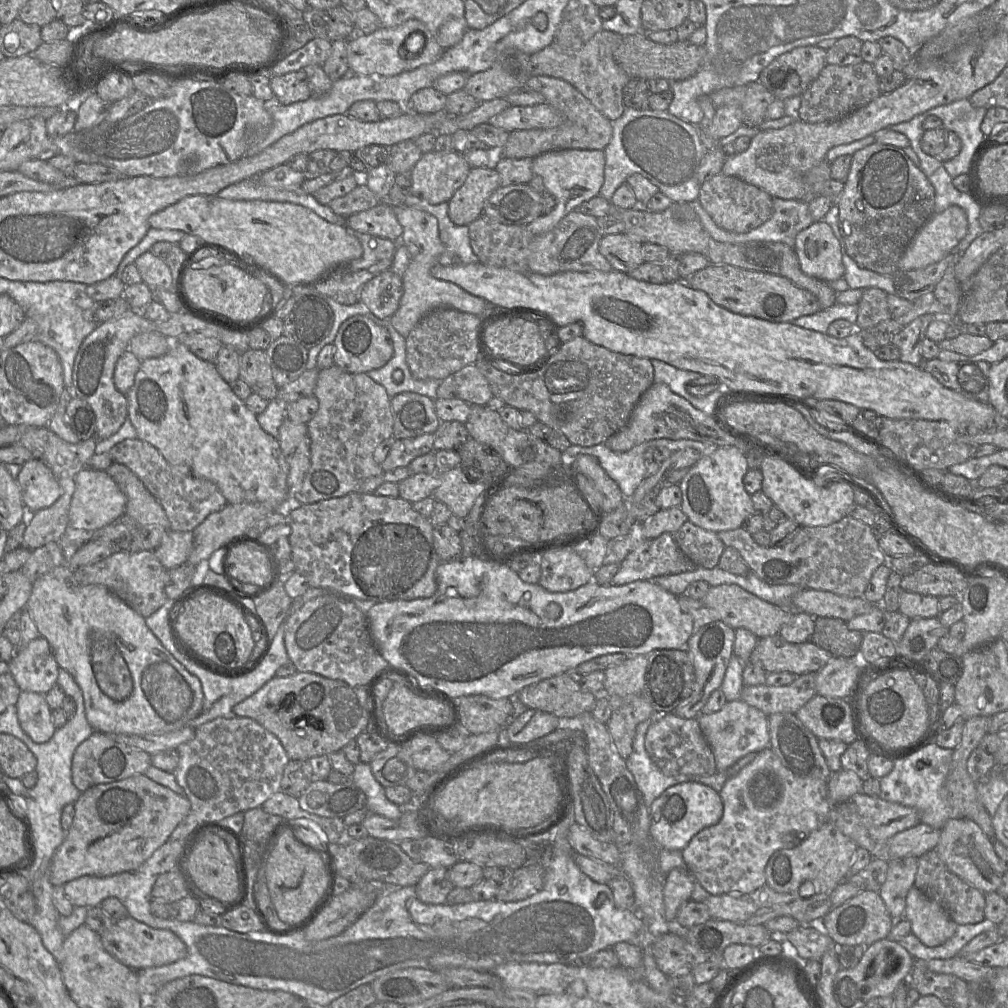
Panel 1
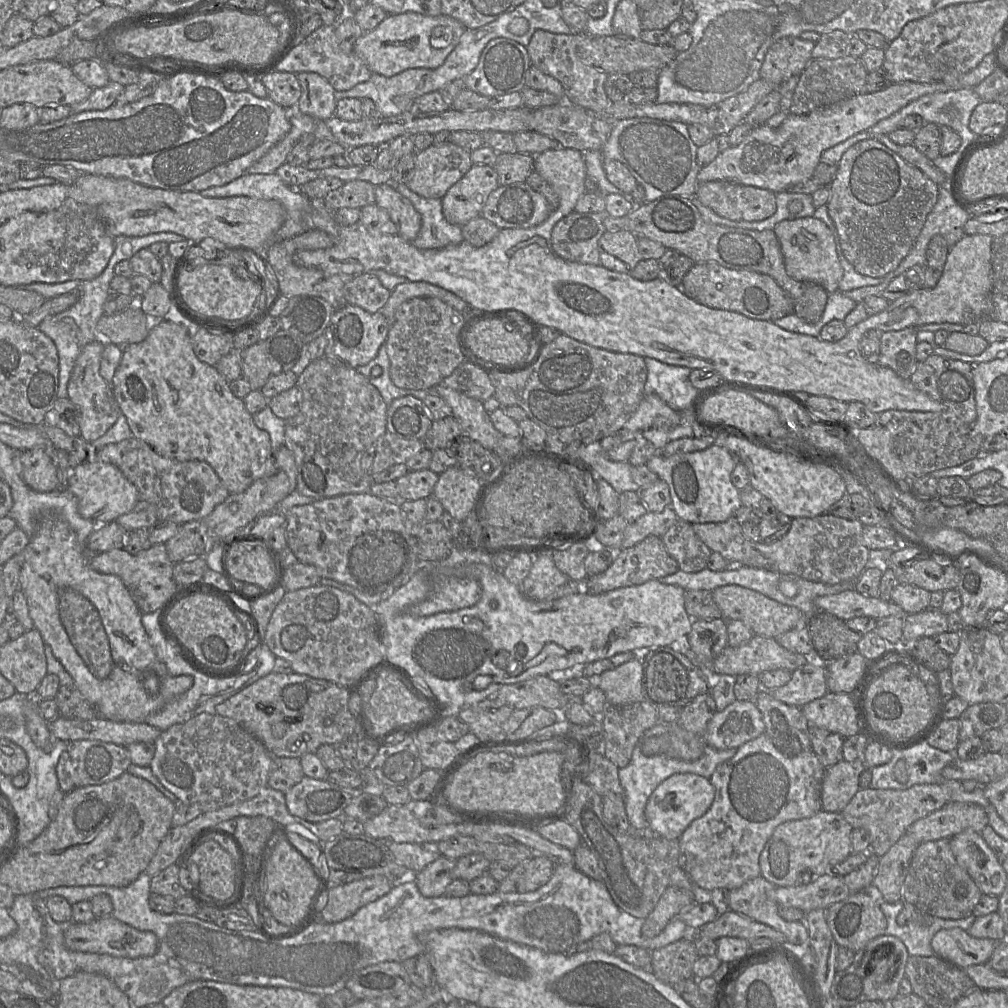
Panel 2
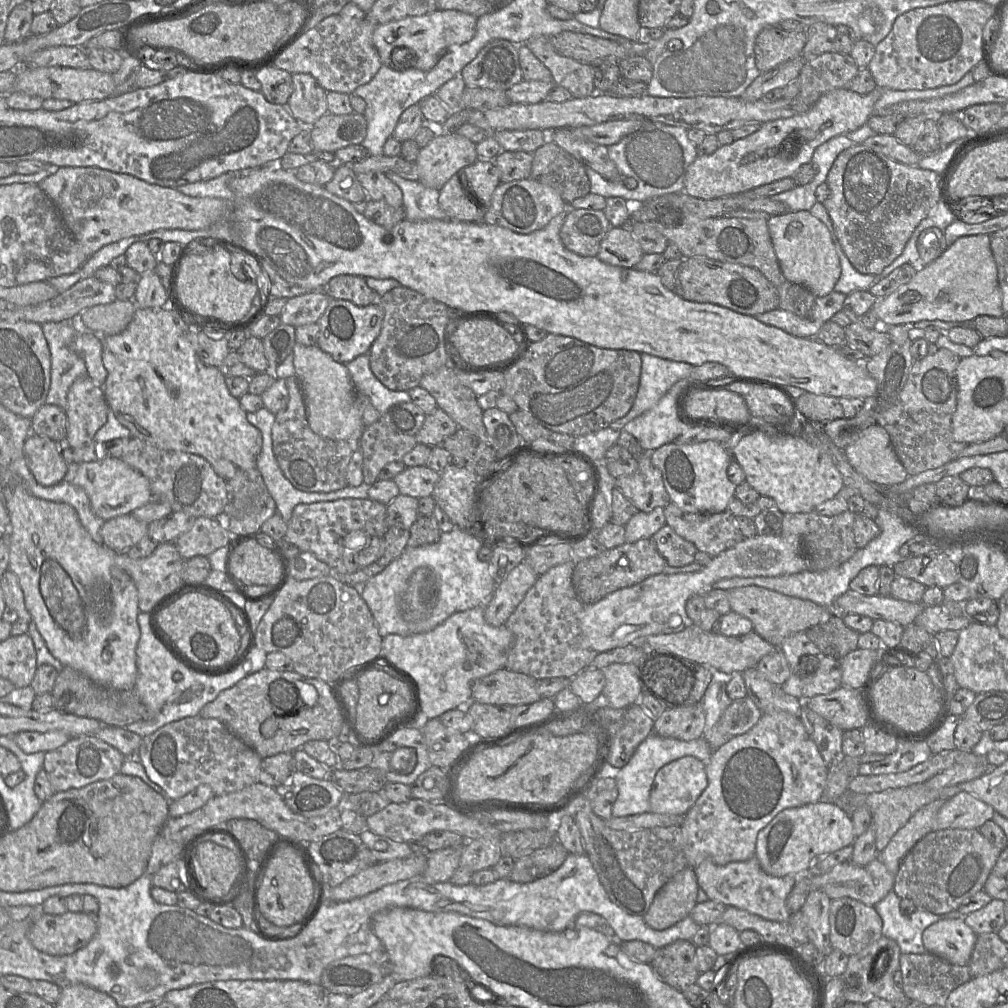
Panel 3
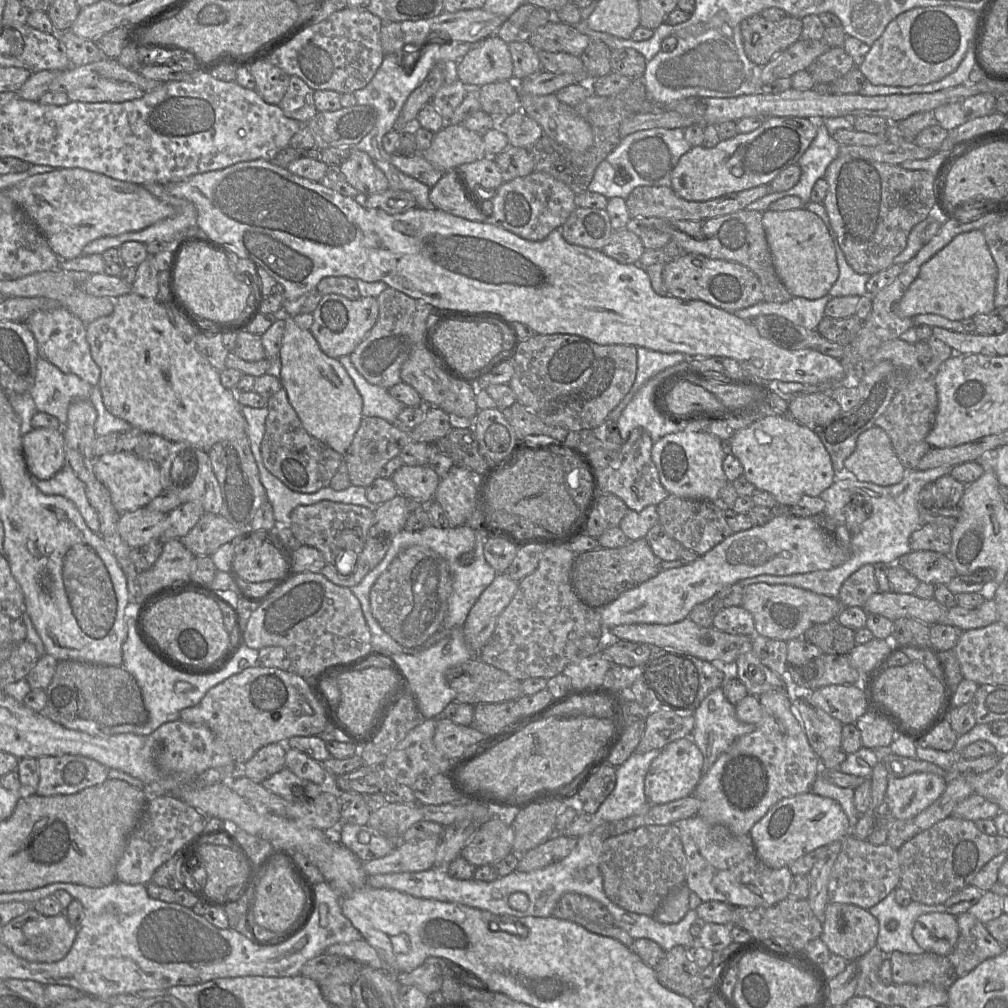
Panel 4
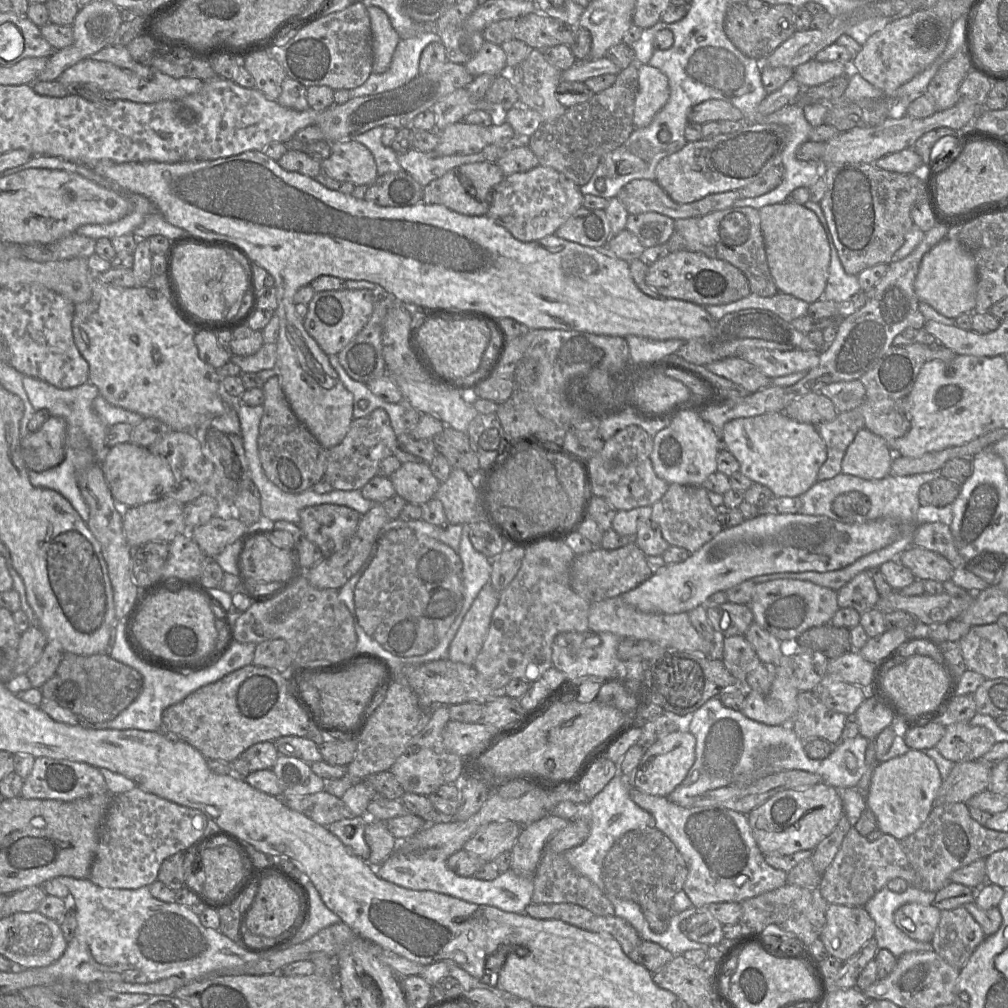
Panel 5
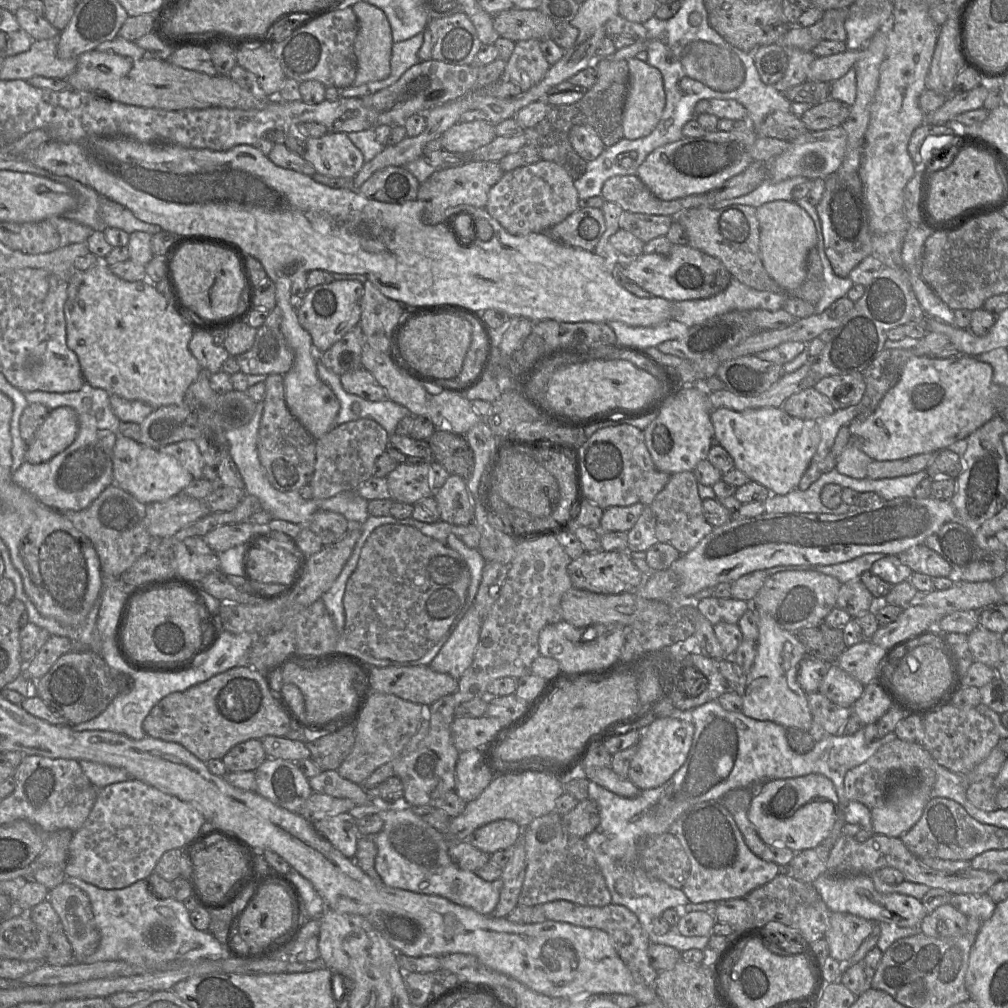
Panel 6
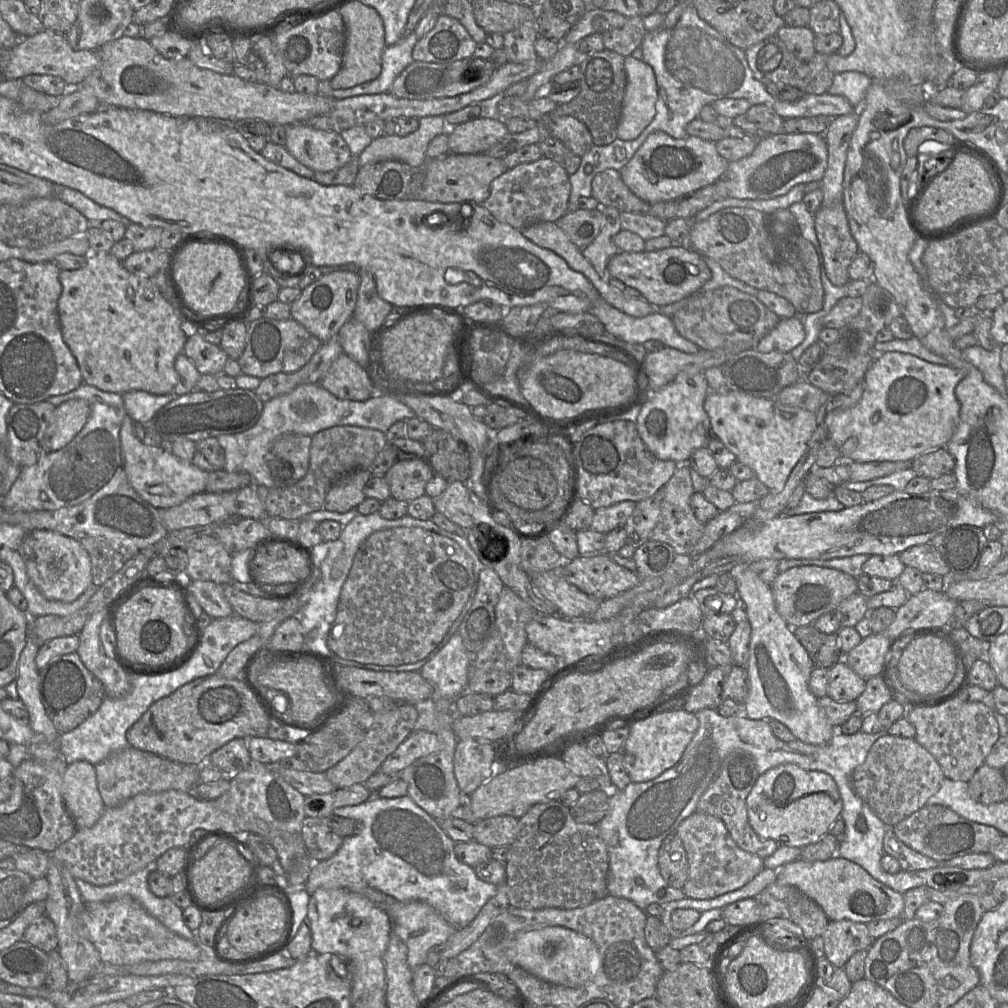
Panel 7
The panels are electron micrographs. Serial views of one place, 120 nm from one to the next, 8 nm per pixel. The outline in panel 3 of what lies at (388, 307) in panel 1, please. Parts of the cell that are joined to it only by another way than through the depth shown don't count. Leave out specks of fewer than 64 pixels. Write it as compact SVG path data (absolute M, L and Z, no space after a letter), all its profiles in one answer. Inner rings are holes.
M338 275L329 280L324 292L332 299L349 300L358 306L378 303L380 295L366 283L365 277L358 275Z

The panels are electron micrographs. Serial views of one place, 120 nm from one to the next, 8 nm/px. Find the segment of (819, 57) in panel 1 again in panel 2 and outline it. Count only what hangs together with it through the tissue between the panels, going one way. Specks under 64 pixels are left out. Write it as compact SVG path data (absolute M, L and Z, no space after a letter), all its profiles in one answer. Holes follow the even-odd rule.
M799 37L781 38L768 49L760 78L780 86L792 76L800 76L812 60L814 46L814 42Z

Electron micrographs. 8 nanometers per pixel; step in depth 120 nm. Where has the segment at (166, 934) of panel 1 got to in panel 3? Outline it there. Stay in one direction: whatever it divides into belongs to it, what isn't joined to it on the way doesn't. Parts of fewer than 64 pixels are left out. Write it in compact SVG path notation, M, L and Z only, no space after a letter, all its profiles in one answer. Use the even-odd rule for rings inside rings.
M83 912L44 913L30 928L28 938L45 954L70 955L85 947L96 934L96 917Z

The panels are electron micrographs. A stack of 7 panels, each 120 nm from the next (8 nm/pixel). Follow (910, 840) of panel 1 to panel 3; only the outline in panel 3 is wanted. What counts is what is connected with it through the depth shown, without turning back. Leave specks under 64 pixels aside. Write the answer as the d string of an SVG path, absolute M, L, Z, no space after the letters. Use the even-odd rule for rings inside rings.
M961 791L947 799L934 821L934 830L979 829L996 811L974 795Z

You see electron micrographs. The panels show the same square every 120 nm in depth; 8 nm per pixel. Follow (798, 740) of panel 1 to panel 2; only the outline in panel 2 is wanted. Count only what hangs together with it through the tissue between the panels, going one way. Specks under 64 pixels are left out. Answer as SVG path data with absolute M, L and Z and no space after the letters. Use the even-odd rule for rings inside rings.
M761 690L754 702L762 714L765 733L781 753L793 757L813 751L809 722L801 708L775 699L766 690Z

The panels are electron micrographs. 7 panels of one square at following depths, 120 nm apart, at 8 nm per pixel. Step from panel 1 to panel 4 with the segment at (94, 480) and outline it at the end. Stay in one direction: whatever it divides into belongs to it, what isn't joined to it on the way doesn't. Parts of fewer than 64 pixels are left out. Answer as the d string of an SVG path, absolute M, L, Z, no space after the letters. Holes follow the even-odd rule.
M115 451L100 456L94 463L94 473L108 489L112 504L120 514L146 507L164 489L158 468L131 452Z

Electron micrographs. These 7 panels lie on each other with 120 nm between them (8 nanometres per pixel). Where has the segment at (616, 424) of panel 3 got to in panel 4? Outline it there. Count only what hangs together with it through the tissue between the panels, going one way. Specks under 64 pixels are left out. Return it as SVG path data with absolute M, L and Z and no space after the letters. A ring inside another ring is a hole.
M636 347L636 349L637 373L635 382L620 404L610 412L607 419L608 421L618 421L622 412L632 400L634 395L649 379L666 368L679 364L688 359L685 354L679 352L664 353L644 347Z

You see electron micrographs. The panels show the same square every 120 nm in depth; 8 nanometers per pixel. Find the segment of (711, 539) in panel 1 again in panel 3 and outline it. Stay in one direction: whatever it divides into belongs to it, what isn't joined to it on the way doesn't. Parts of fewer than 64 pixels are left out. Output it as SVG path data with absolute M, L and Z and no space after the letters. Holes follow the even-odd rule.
M665 524L652 537L659 553L671 567L683 567L695 561L696 546Z

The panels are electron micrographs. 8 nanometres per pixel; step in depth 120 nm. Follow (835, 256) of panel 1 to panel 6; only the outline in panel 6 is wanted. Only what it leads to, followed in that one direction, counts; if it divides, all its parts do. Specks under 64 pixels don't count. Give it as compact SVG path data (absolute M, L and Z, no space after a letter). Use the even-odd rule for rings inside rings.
M783 200L772 201L758 207L757 218L760 228L760 256L763 267L786 294L792 295L806 278L809 251L816 248L818 238L814 222L808 213L796 202Z

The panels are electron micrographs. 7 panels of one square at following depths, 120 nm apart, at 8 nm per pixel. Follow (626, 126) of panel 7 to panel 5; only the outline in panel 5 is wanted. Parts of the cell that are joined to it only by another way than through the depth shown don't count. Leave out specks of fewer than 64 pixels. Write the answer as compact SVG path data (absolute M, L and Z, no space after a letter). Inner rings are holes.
M648 64L638 66L639 86L635 100L633 124L635 128L647 127L669 99L668 78L659 69Z

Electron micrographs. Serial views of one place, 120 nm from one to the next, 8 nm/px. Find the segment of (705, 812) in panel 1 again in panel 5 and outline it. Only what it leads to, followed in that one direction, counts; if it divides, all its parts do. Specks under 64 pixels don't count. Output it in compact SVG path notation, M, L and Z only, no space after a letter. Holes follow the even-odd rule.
M675 731L656 741L629 776L632 787L654 796L667 797L687 776L696 759L696 738L690 731Z

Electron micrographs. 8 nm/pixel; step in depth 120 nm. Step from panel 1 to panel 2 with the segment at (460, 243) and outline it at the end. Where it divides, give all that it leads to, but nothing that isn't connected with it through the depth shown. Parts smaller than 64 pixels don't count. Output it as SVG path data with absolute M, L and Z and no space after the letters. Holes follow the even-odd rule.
M404 183L390 184L407 198L421 215L421 229L412 242L419 249L439 249L449 245L457 245L464 241L461 226L449 223L442 212L441 199L424 198Z

